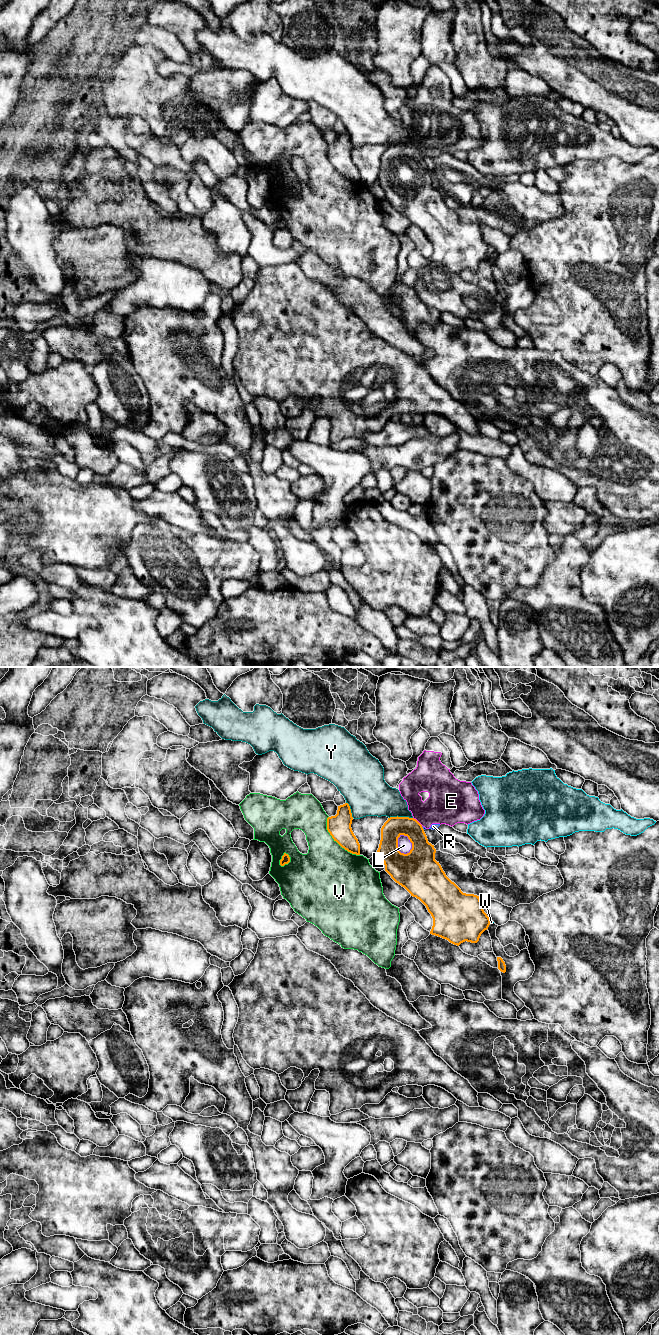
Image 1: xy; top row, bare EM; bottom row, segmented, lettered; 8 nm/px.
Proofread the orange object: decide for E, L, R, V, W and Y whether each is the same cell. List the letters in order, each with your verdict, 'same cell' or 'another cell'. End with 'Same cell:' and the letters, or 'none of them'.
E: another cell
L: same cell
R: another cell
V: another cell
W: another cell
Y: another cell
Same cell: L

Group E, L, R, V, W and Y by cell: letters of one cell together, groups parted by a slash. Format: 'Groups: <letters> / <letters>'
Groups: E R / L / V / W / Y

